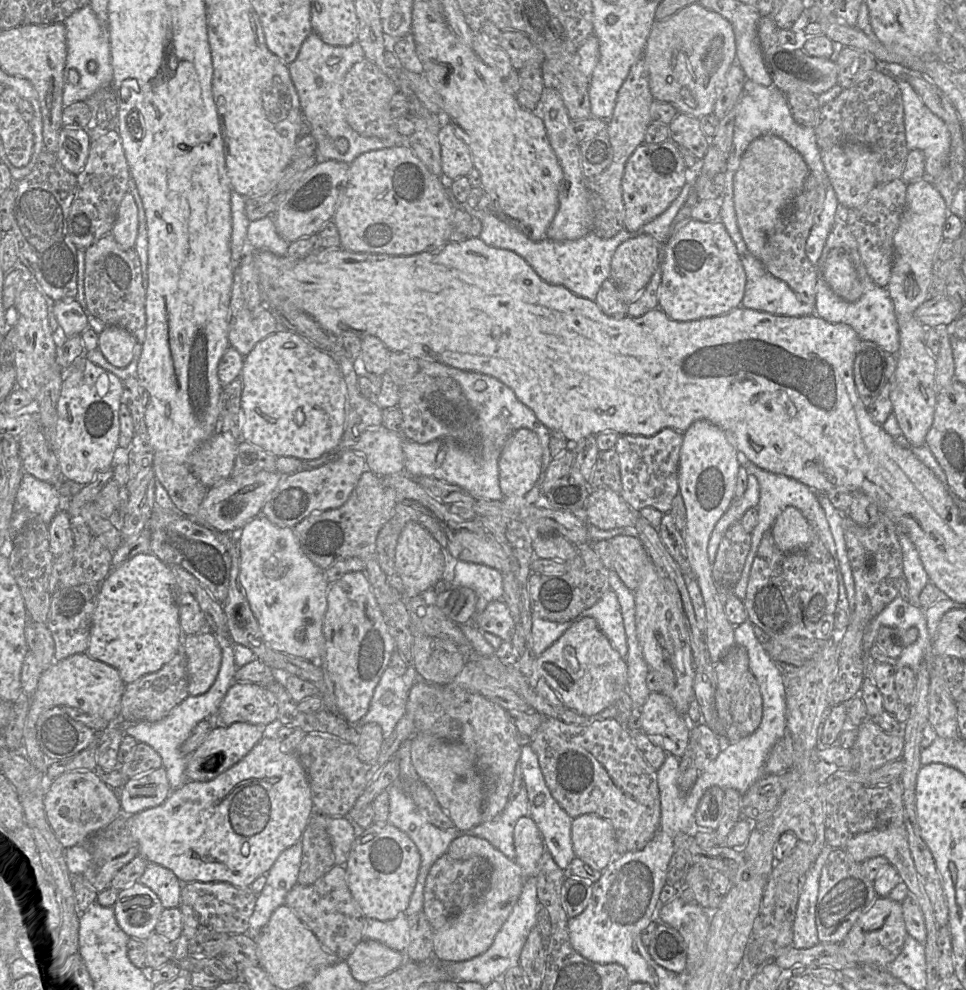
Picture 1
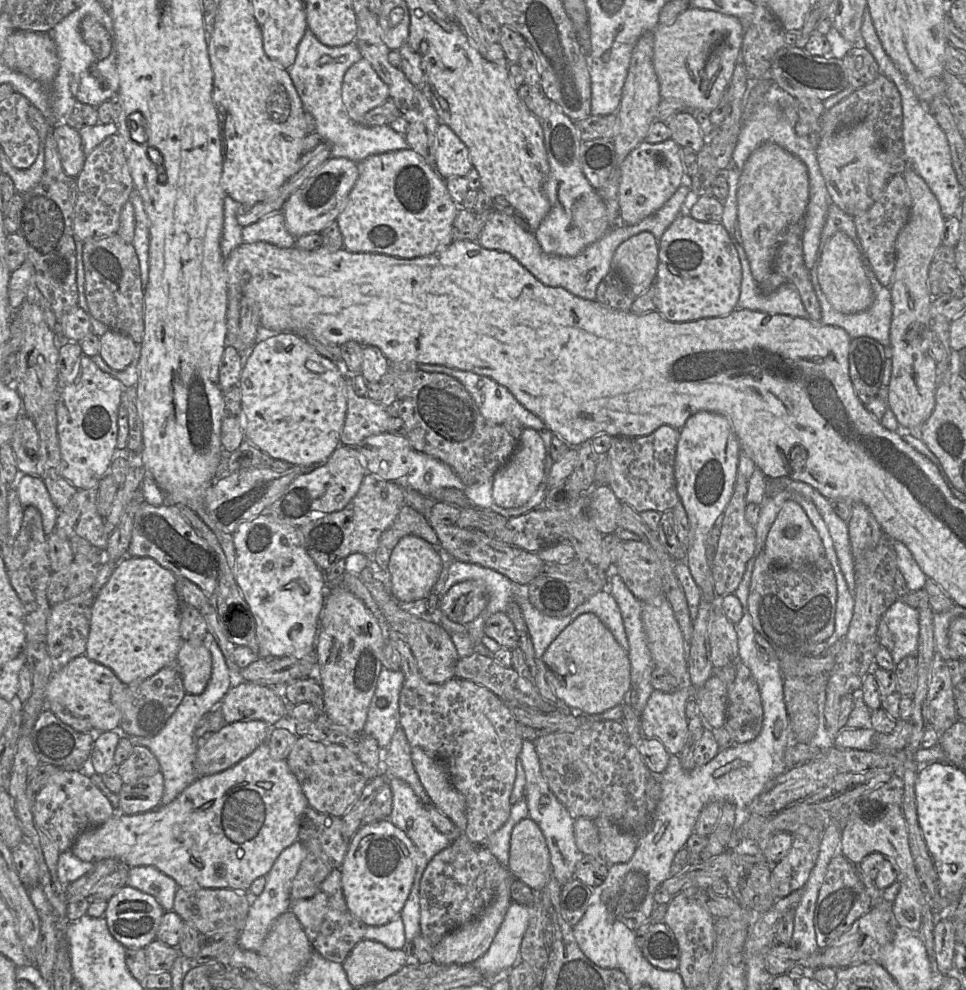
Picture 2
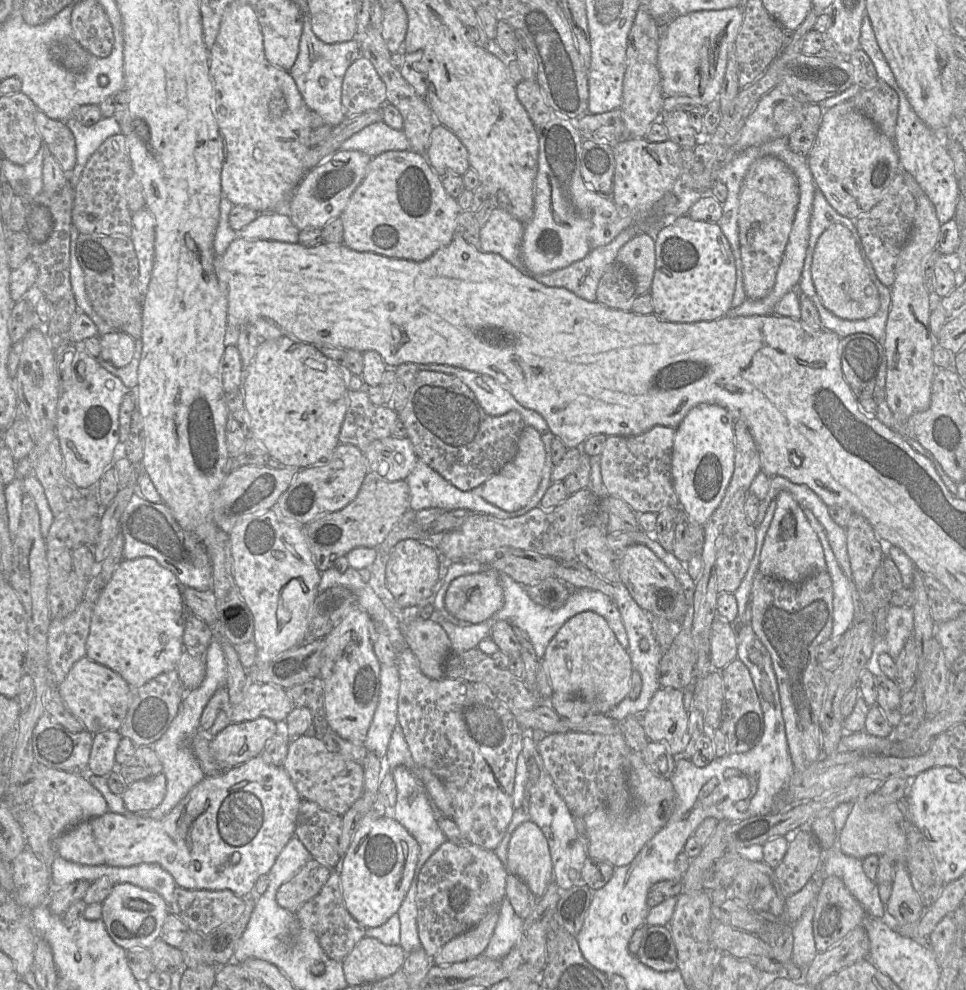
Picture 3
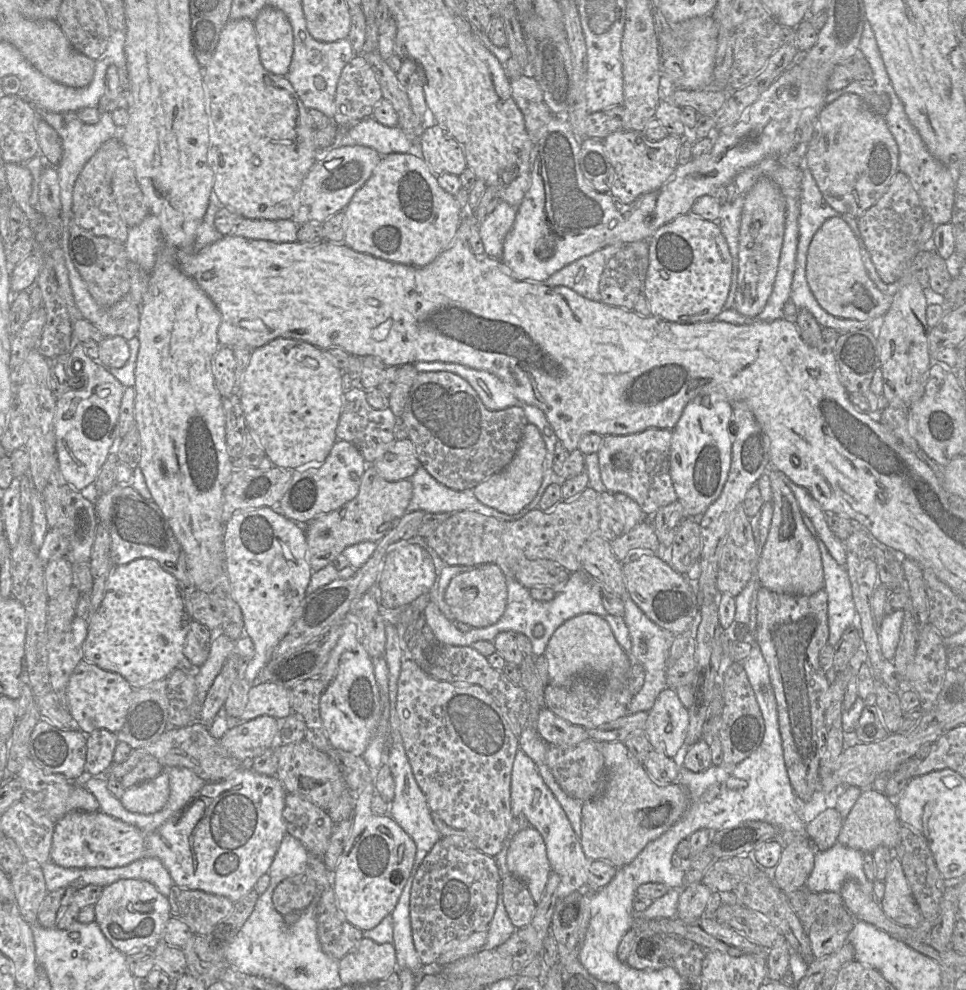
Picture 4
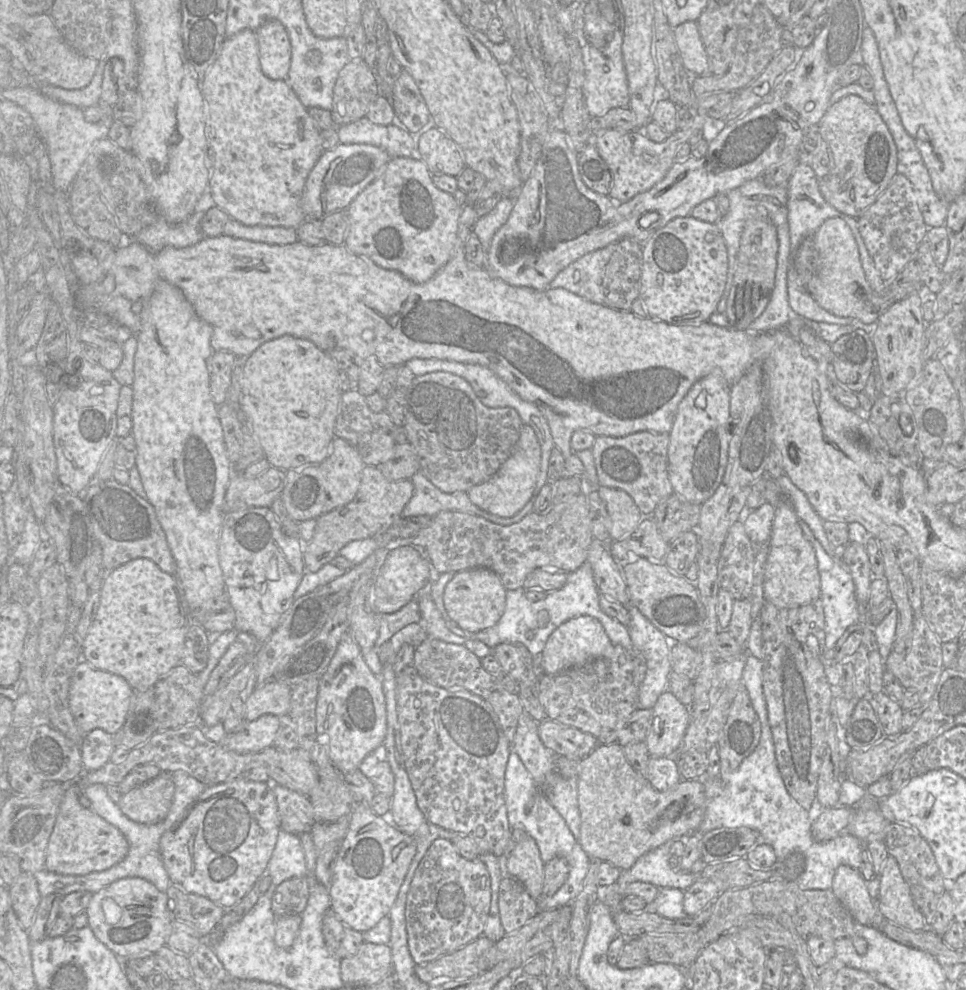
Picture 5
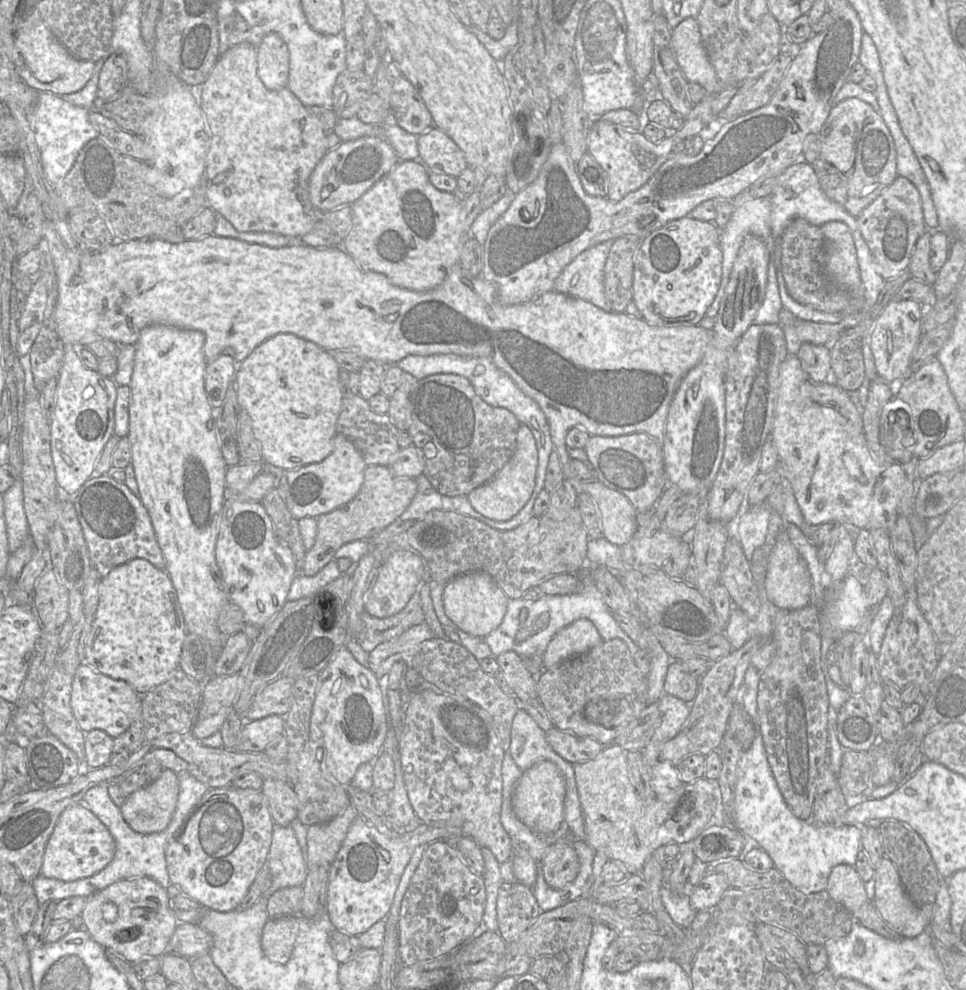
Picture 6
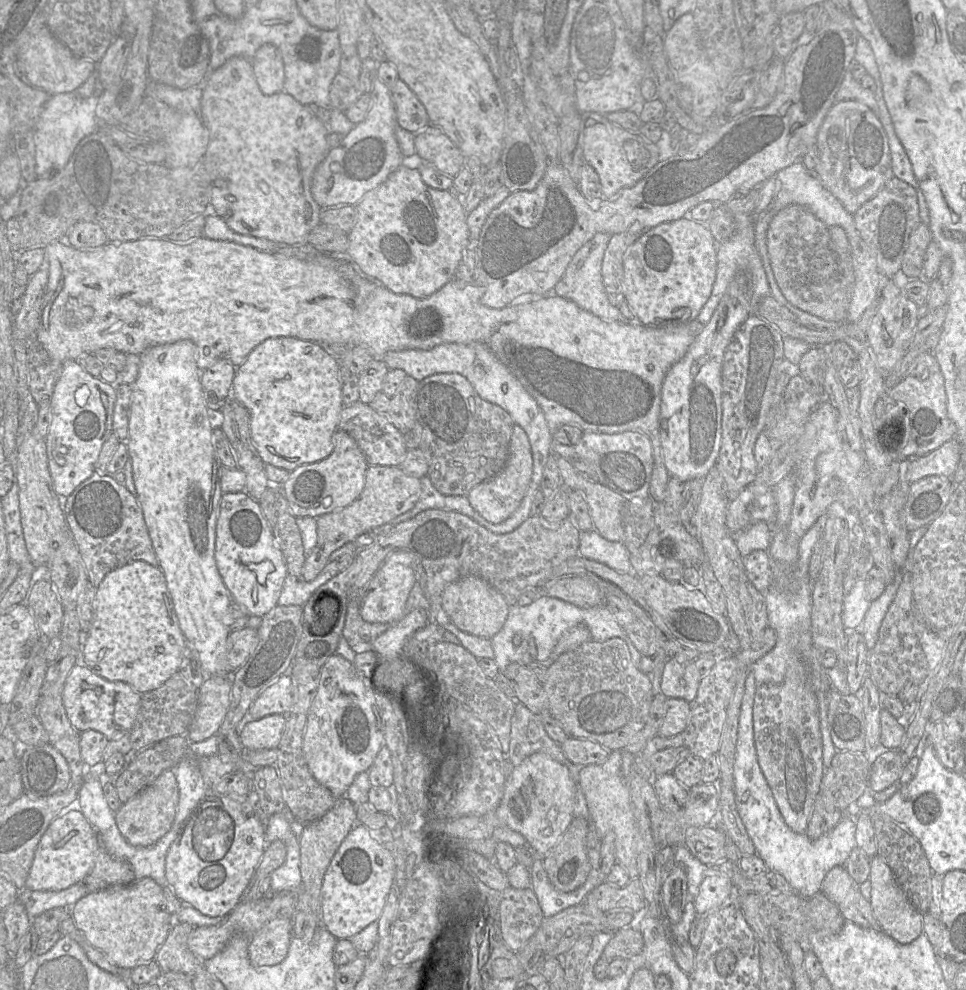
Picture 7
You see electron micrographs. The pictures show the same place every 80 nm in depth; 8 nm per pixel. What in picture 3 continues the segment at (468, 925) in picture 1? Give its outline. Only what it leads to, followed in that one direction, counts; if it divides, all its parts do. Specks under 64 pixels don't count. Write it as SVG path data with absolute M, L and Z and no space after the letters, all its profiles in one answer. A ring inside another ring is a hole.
M494 911L473 928L454 937L433 957L433 963L438 966L445 966L483 955L498 918L498 911Z

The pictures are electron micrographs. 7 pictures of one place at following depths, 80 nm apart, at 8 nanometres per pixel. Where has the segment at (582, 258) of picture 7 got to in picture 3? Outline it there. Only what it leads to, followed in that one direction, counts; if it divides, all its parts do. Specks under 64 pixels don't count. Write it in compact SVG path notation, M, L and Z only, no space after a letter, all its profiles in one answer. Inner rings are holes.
M653 218L647 222L636 222L633 226L620 232L610 243L594 249L583 259L565 268L534 276L534 278L545 286L563 287L586 301L595 302L597 301L596 293L599 281L609 265L616 261L620 248L639 233L656 234L664 225L666 224L661 218Z

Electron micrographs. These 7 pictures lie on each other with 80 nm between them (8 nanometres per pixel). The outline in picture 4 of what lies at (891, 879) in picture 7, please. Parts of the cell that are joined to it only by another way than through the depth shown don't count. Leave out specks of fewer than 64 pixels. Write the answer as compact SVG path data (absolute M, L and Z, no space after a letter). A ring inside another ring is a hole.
M894 856L883 880L885 893L880 903L883 912L896 923L917 927L924 920L905 877L901 861Z

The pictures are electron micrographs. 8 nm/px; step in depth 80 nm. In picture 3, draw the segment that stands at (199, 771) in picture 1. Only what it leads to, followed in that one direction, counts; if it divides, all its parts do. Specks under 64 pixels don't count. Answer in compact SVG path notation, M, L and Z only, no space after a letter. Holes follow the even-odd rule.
M259 717L240 723L230 723L213 737L210 742L210 751L222 771L227 771L260 755L266 743L278 731L278 723L267 717Z

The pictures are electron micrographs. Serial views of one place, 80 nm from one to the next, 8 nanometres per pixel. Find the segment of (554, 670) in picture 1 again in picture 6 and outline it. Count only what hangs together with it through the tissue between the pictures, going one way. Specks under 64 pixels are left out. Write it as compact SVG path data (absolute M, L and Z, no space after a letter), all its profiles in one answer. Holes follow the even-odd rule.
M580 618L559 630L551 639L543 654L544 669L582 654L602 641L595 625L586 618Z

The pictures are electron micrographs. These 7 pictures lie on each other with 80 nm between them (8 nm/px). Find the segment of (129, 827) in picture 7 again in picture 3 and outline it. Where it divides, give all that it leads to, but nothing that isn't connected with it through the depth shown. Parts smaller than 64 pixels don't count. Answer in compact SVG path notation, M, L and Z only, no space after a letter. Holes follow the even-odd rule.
M163 773L131 783L122 794L128 811L146 812L156 808L166 794L167 780Z

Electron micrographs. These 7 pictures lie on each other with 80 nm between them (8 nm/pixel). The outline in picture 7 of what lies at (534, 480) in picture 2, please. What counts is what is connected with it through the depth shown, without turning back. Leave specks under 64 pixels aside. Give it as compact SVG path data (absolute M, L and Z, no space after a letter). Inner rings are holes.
M518 425L512 430L509 454L503 468L490 479L475 486L467 494L473 509L492 524L508 519L521 504L529 486L533 471L531 445L526 432Z

